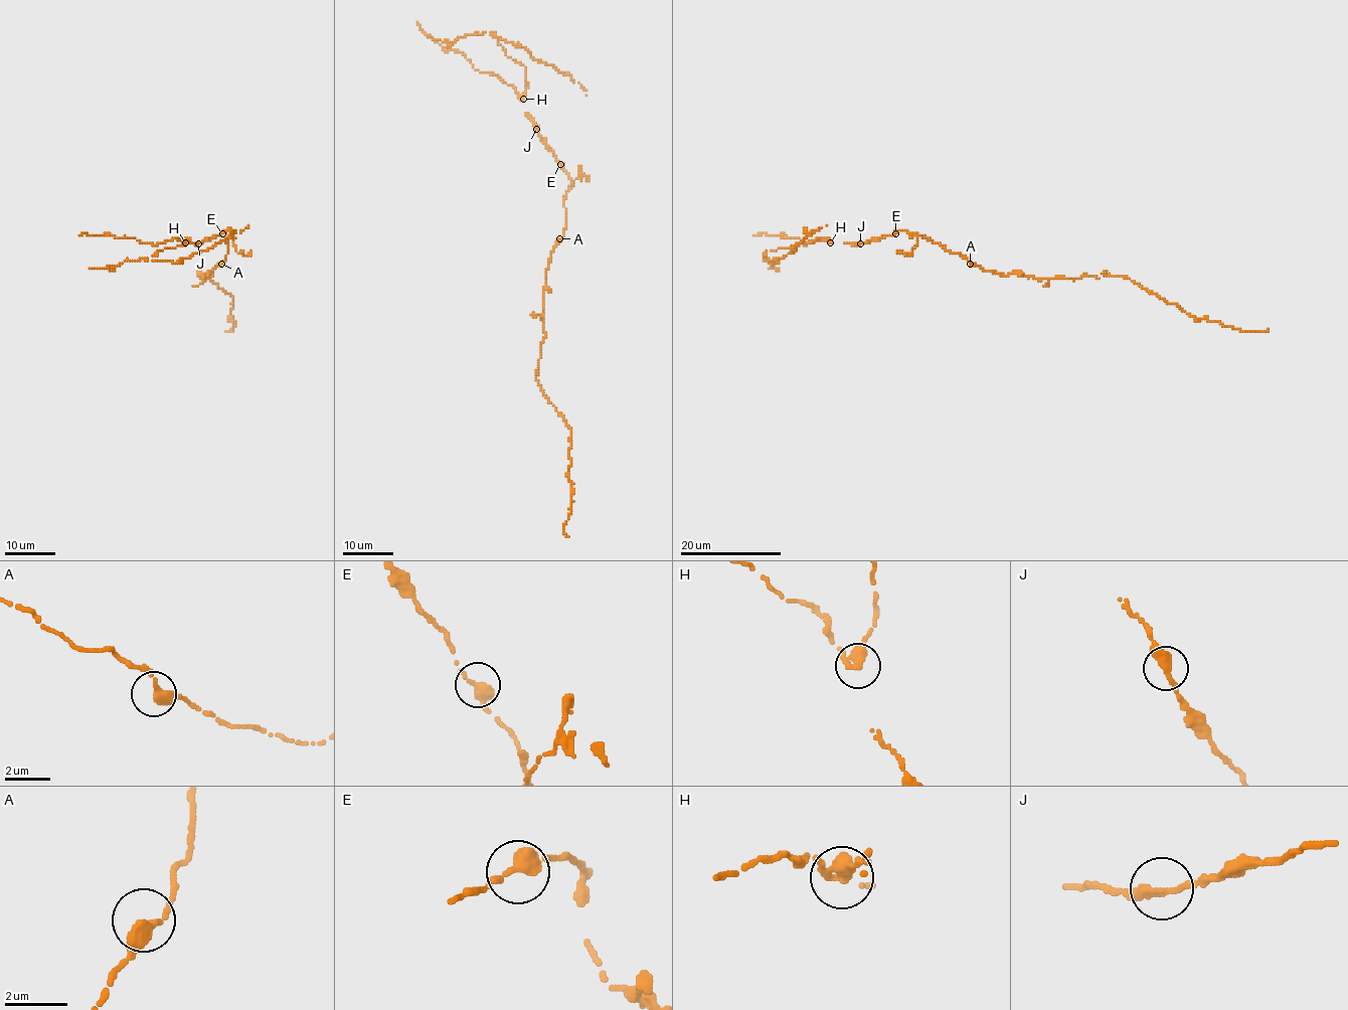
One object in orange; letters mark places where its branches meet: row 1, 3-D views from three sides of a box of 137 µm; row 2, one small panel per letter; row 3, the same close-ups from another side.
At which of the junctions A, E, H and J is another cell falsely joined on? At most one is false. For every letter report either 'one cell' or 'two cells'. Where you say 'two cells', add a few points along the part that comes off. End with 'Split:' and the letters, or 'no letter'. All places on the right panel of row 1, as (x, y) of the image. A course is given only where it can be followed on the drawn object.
A: one cell
E: one cell
H: two cells; foreign part runs (830, 242), (821, 238), (767, 251), (766, 262), (776, 263), (778, 258), (792, 253), (813, 231), (826, 226)
J: one cell
Split: H

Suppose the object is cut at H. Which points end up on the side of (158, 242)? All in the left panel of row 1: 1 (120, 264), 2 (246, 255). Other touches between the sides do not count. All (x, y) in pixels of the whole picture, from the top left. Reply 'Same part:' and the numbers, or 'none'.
Same part: 2

